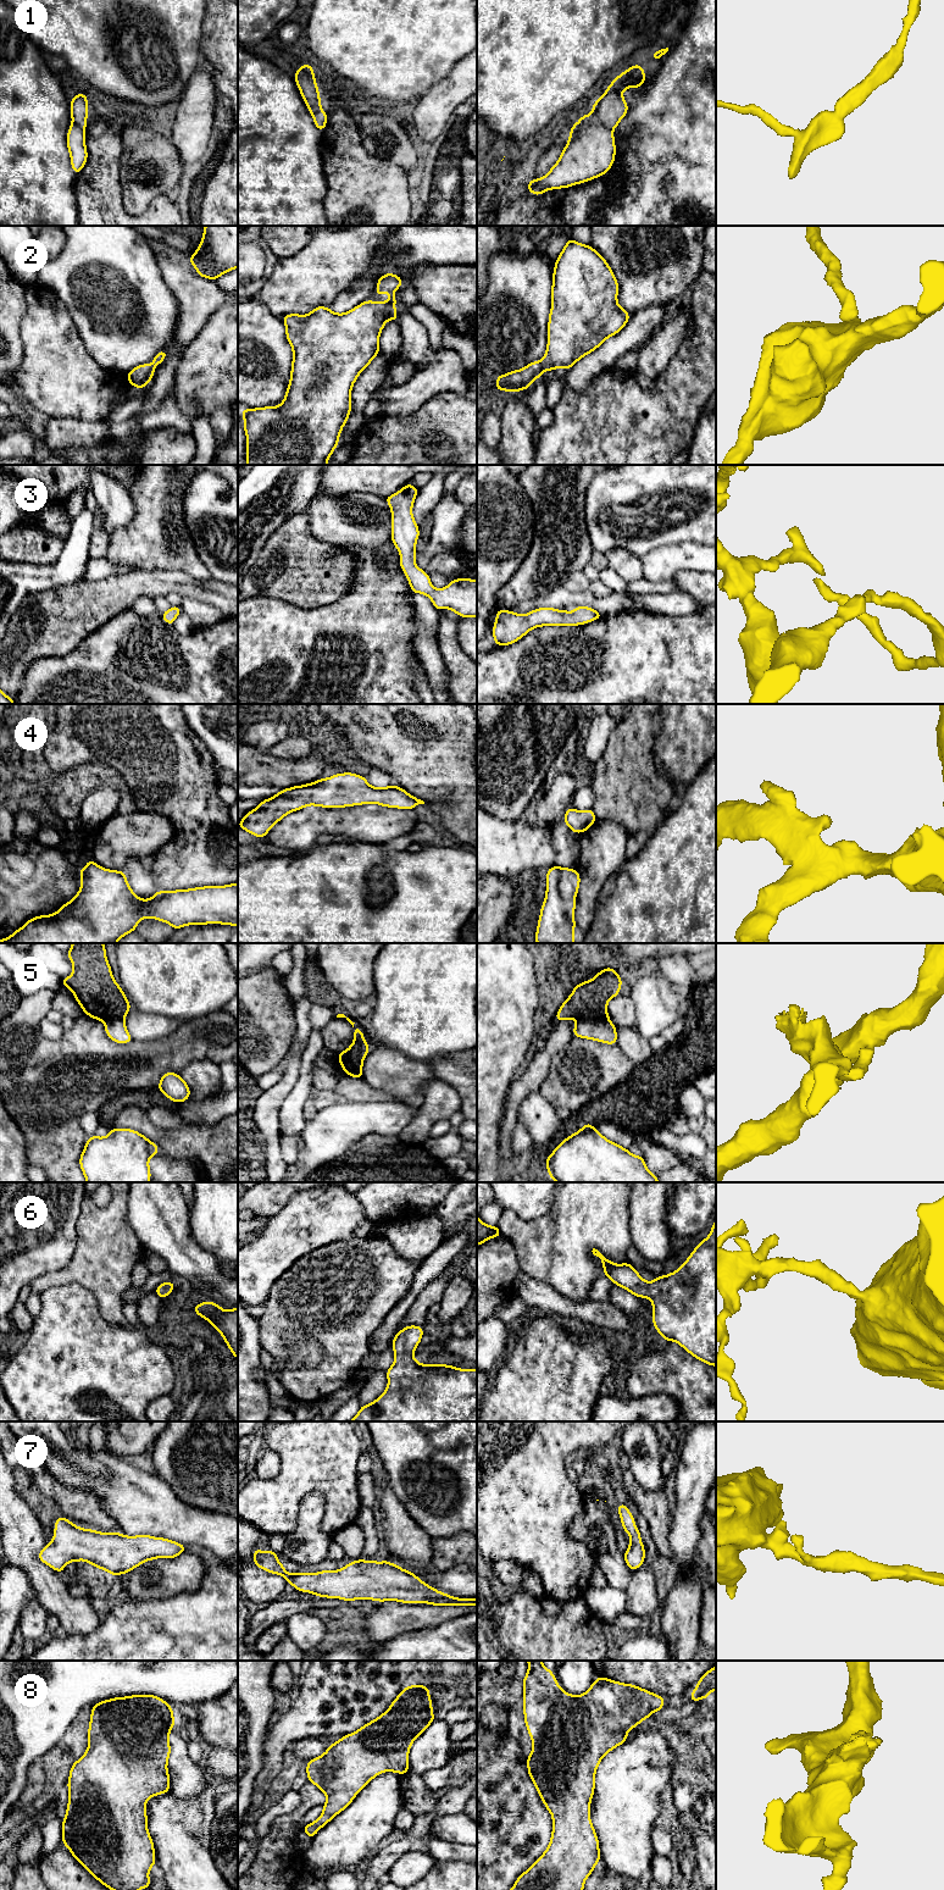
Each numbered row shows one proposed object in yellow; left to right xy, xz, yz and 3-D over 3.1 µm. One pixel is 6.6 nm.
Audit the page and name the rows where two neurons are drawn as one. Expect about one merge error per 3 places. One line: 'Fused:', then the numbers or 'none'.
Fused: 1, 5

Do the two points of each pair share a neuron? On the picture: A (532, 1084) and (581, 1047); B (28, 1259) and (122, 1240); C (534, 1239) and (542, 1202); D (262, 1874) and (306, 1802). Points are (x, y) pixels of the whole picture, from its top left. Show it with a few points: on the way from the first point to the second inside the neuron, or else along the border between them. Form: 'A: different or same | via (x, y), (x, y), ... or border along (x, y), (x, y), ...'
A: different | border along (554, 1053), (547, 1076), (538, 1091)
B: different | border along (77, 1221), (76, 1250), (71, 1259), (56, 1271)
C: different | border along (555, 1195), (551, 1208), (533, 1219), (511, 1210)
D: same | via (275, 1856), (278, 1851), (283, 1829), (292, 1821)

